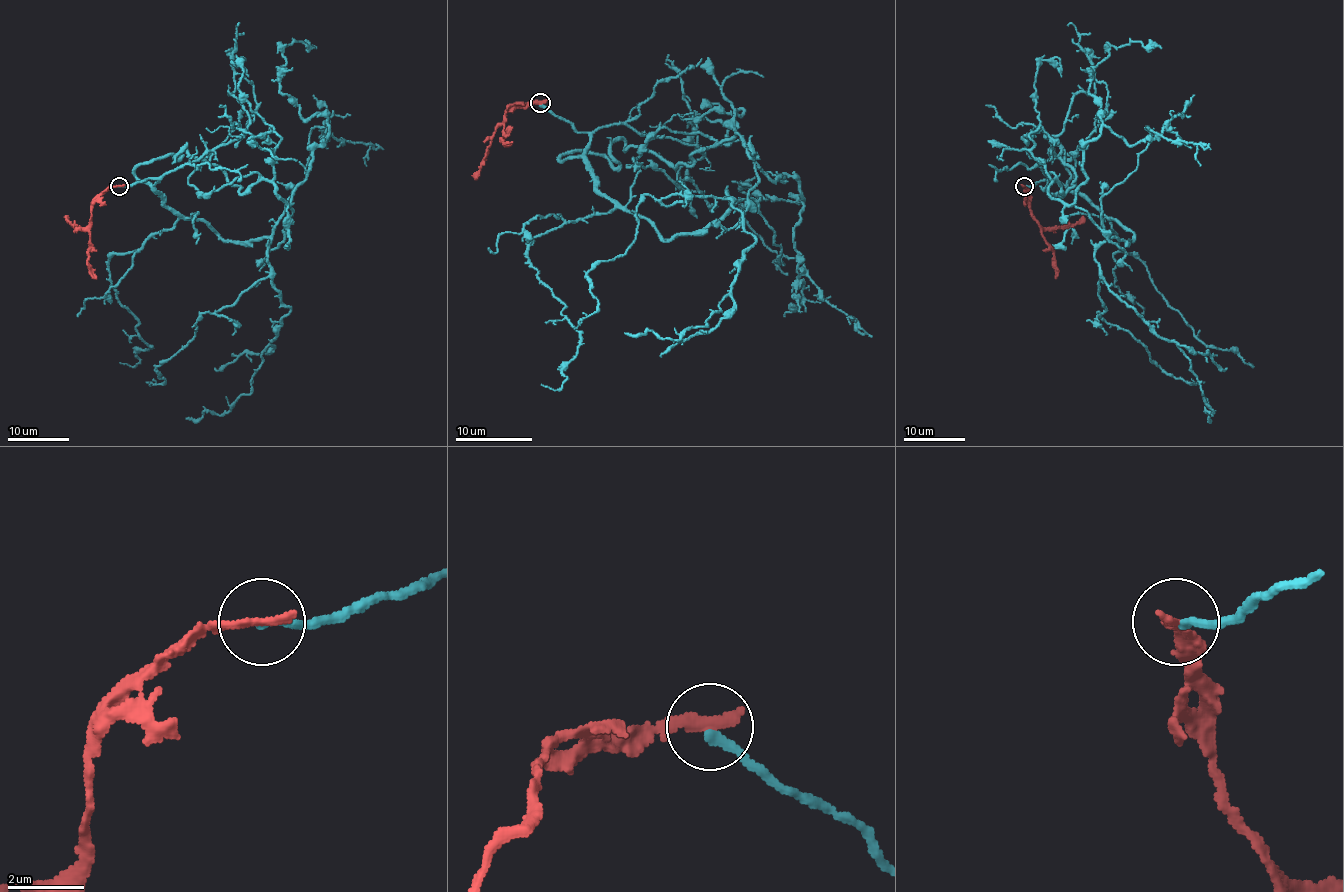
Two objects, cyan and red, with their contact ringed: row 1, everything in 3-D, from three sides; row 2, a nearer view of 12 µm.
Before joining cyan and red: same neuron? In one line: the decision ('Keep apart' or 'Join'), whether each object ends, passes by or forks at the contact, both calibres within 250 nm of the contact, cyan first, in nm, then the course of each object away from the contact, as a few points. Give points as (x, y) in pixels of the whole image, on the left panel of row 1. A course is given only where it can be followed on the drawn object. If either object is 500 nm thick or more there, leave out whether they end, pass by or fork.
Keep apart. At the ring cyan ends. At the ring red ends. Thickness 240 nm (cyan) against 320 nm. Course of cyan: (119, 186), (244, 131), (275, 132), (273, 182), (287, 205), (329, 126), (279, 91), (281, 46), (316, 48). Course of red: (119, 186), (108, 186), (91, 209), (88, 270), (96, 279)

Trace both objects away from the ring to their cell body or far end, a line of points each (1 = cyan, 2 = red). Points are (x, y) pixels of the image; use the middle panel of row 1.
1: (541, 104), (577, 131), (689, 145), (705, 114), (743, 112), (734, 137), (803, 197), (742, 183), (788, 274)
2: (541, 102), (512, 104), (506, 110), (502, 141), (512, 143)

